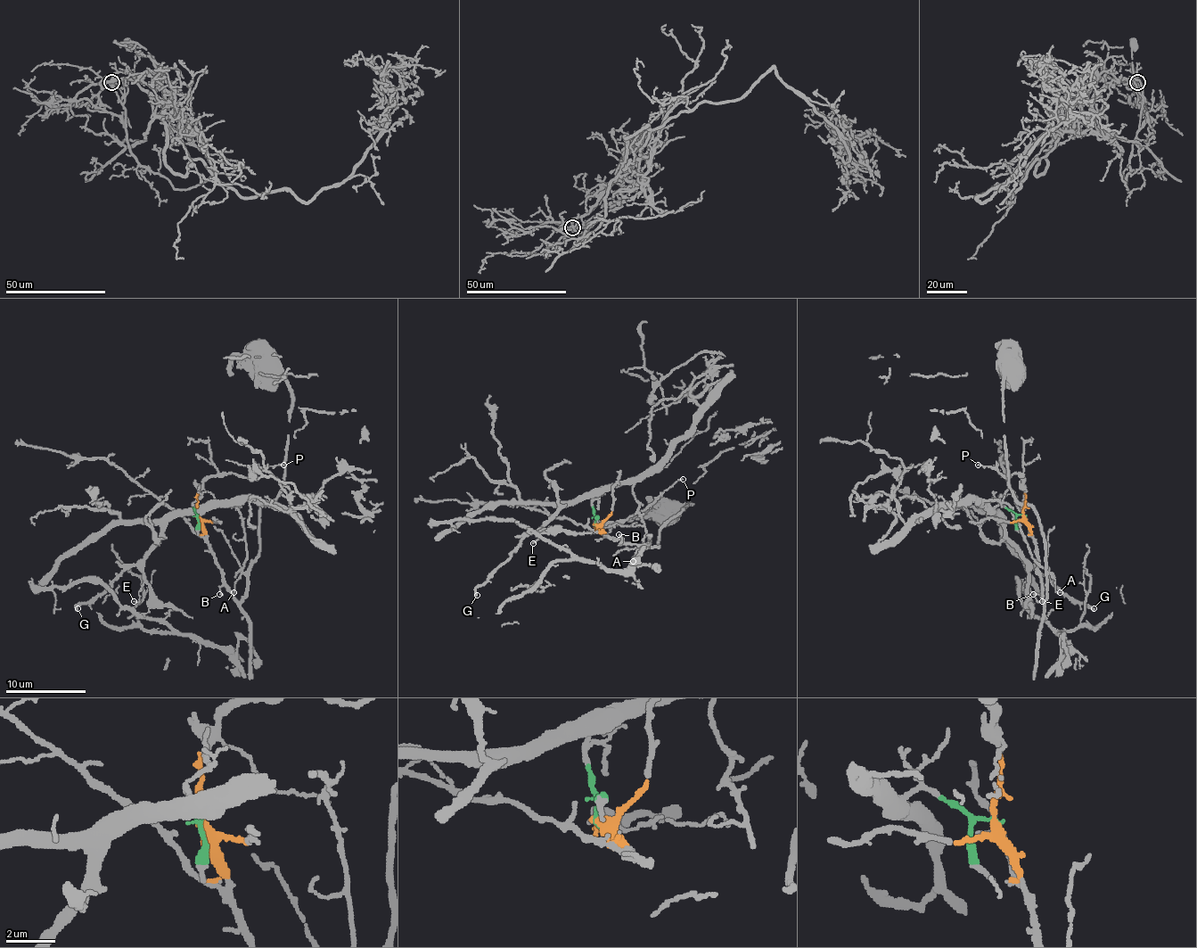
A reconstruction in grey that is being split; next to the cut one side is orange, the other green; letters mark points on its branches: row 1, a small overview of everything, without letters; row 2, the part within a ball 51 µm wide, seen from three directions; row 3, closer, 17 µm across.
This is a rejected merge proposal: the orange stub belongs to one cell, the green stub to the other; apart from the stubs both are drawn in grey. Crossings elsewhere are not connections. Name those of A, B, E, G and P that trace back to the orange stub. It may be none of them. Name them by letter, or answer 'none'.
A, B, P

